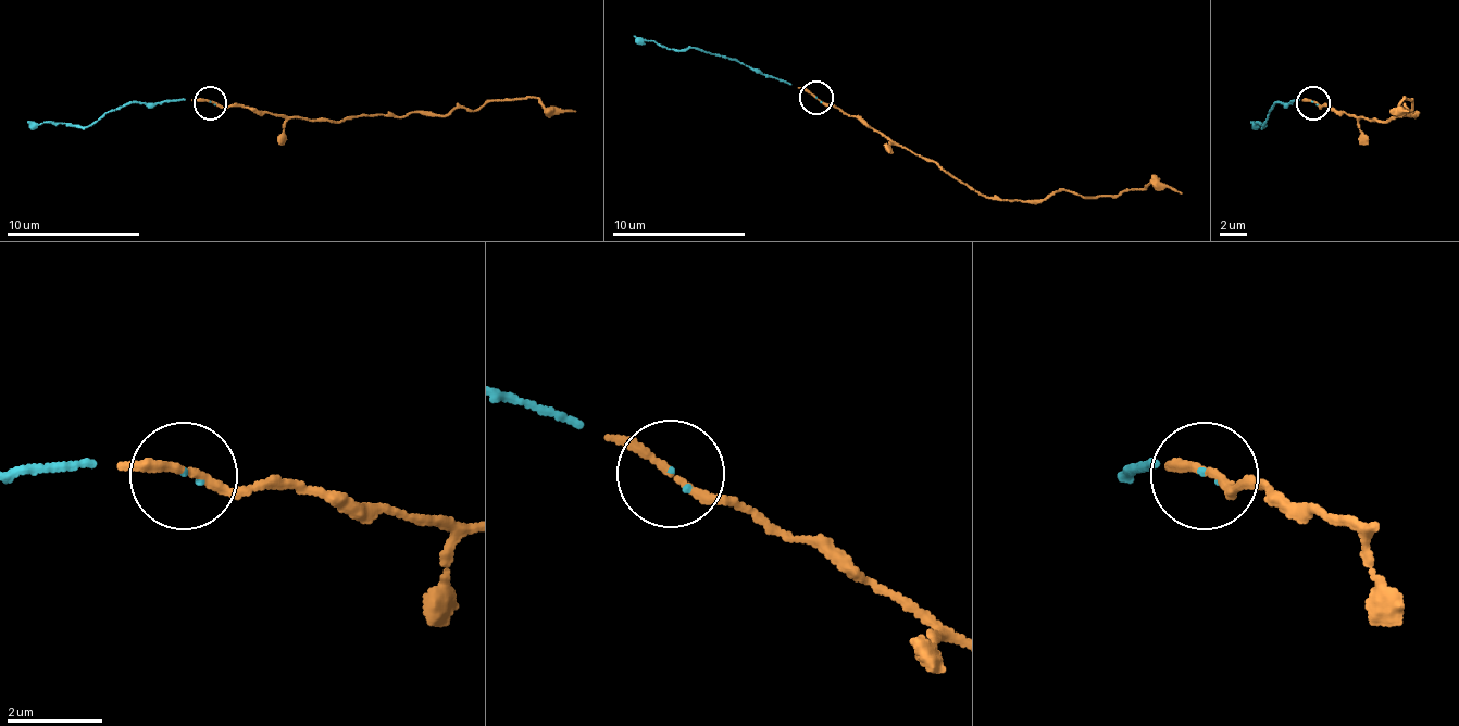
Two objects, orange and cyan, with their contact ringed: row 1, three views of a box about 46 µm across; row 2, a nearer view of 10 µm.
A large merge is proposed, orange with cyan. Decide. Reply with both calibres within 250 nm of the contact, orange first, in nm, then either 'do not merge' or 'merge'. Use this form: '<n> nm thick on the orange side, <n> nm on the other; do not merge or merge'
160 nm thick on the orange side, 50 nm on the other; merge

